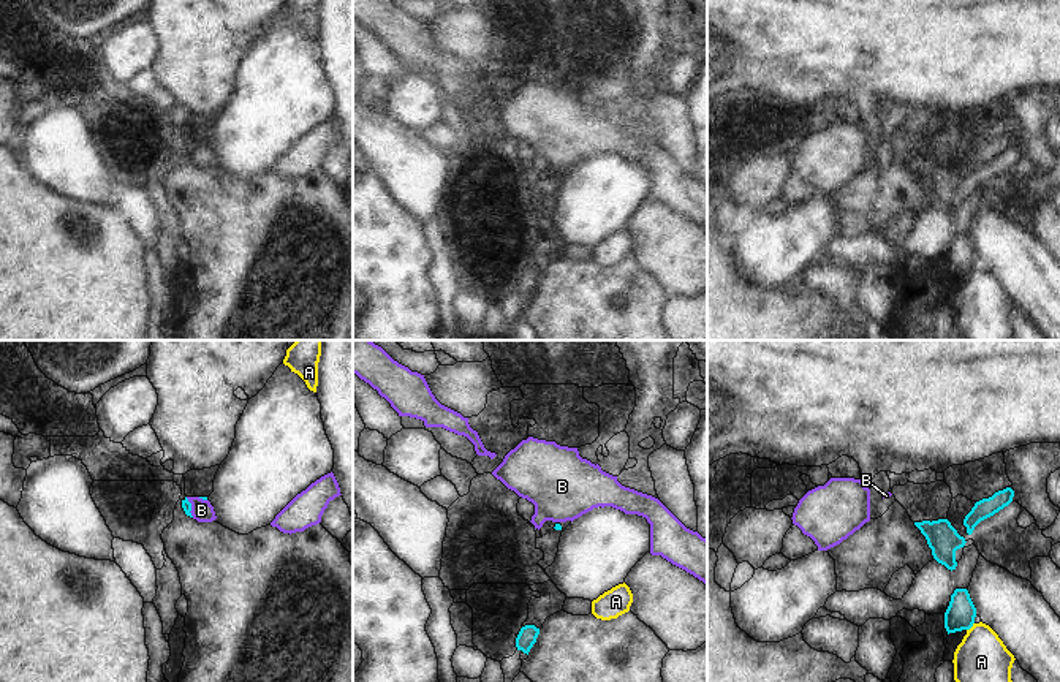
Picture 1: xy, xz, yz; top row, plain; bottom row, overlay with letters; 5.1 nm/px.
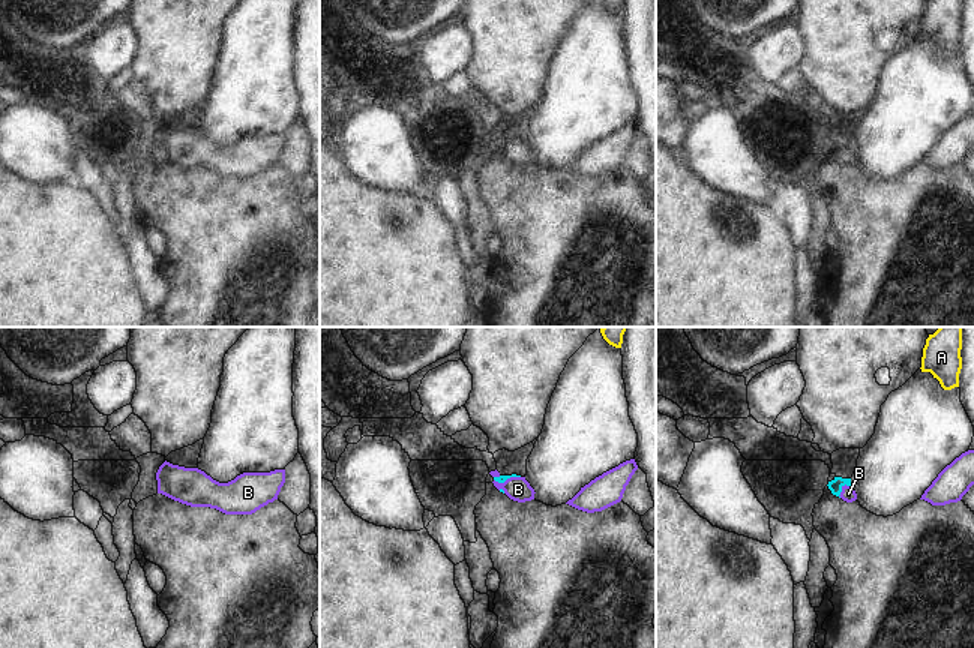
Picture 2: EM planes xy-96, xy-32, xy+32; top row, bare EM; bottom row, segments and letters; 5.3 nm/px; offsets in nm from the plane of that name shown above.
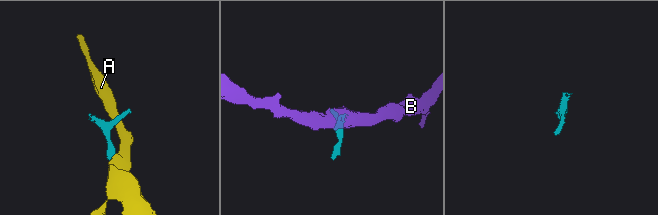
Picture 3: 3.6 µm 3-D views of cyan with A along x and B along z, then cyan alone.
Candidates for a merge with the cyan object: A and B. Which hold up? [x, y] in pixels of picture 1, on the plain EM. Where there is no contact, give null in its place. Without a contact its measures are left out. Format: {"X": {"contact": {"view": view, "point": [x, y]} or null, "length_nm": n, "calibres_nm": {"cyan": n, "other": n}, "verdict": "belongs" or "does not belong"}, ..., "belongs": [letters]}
{"A": {"contact": {"view": "yz", "point": [970, 272]}, "length_nm": 60, "calibres_nm": {"cyan": 150, "other": 280}, "verdict": "does not belong"}, "B": {"contact": {"view": "xy", "point": [190, 152]}, "length_nm": 110, "calibres_nm": {"cyan": 50, "other": 110}, "verdict": "belongs"}, "belongs": ["B"]}

